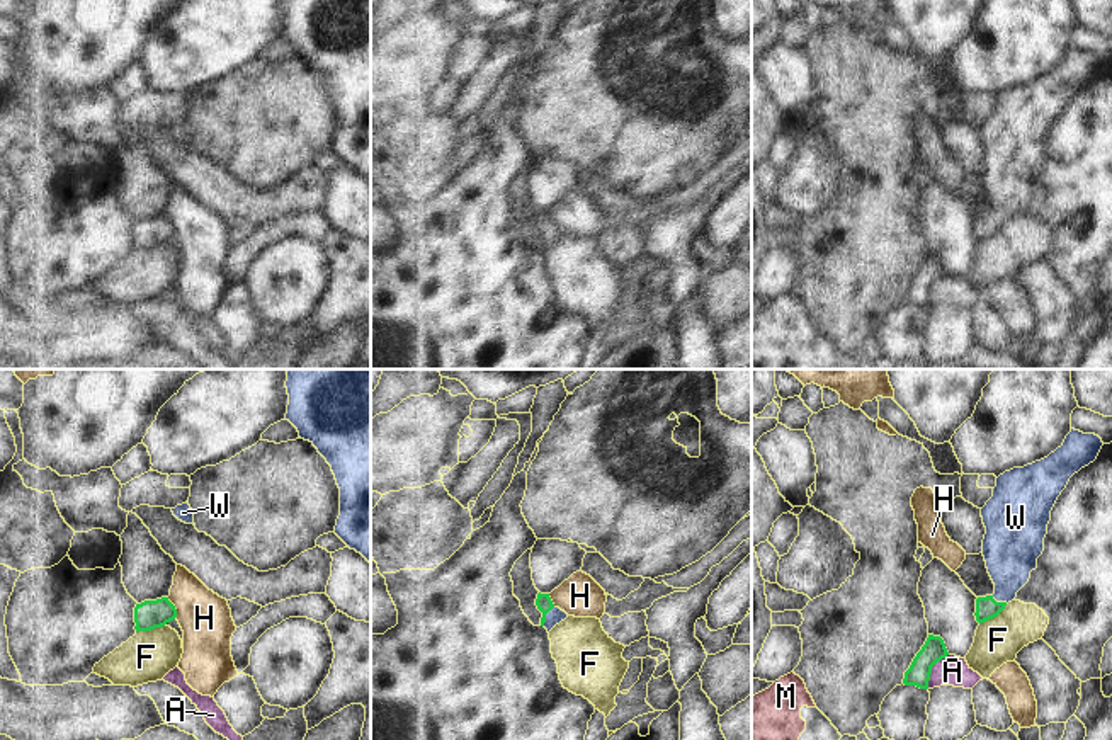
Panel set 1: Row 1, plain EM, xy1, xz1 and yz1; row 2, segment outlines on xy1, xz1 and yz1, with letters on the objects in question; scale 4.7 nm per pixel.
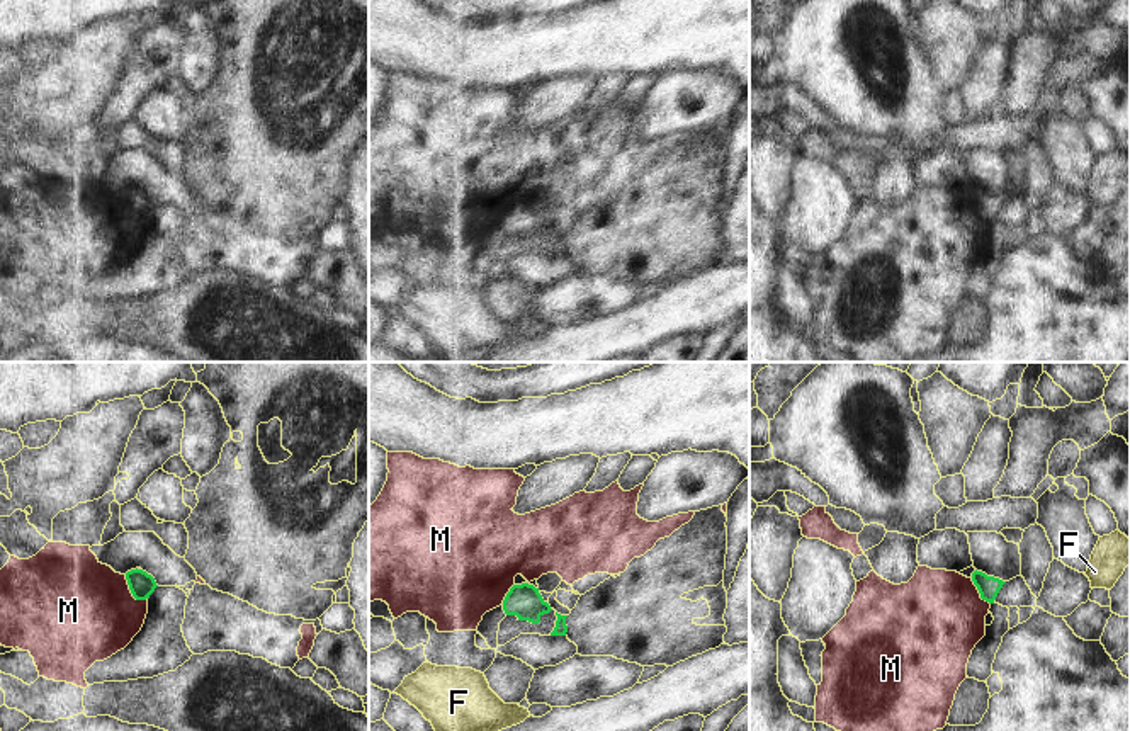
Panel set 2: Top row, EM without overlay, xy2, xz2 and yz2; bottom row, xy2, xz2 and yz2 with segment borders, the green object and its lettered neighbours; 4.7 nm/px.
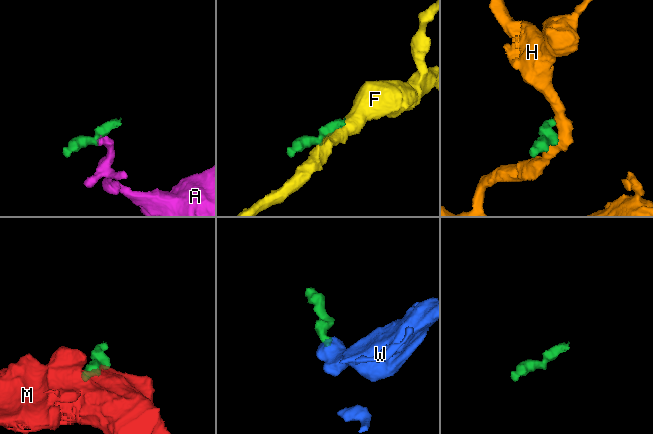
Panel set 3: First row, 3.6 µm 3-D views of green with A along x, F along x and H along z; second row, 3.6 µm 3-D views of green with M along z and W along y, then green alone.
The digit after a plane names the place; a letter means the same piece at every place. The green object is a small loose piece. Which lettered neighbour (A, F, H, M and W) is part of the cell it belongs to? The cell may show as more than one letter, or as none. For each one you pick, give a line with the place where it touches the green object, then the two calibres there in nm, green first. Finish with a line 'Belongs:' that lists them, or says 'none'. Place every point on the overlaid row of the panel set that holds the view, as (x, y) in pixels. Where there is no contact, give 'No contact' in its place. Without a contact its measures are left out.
W: Touches green at xz1 (544, 616). Thickness 80 nm (green) against 80 nm
Belongs: W

